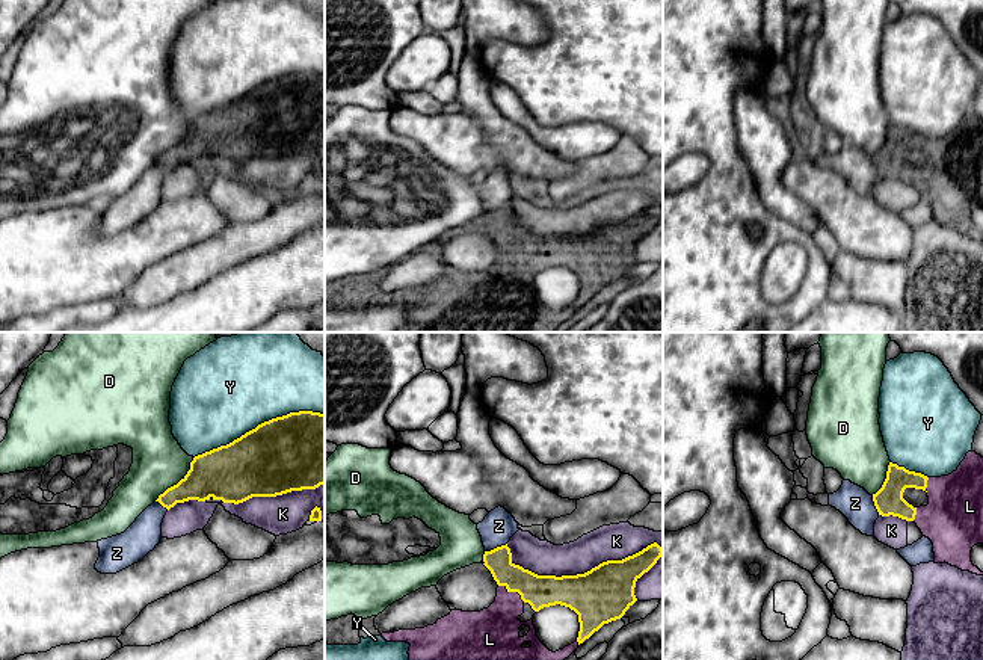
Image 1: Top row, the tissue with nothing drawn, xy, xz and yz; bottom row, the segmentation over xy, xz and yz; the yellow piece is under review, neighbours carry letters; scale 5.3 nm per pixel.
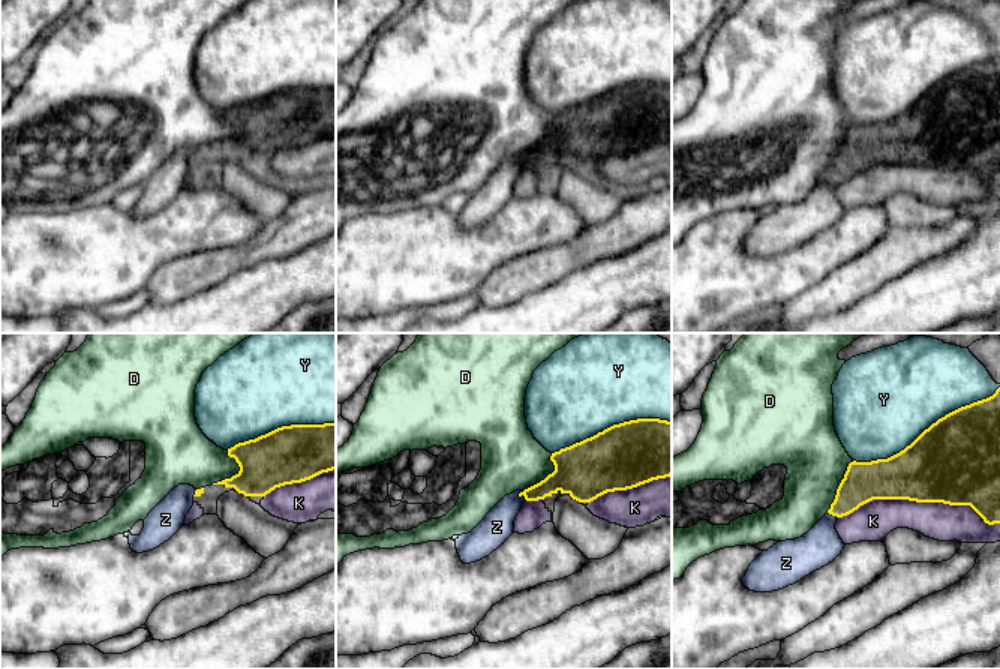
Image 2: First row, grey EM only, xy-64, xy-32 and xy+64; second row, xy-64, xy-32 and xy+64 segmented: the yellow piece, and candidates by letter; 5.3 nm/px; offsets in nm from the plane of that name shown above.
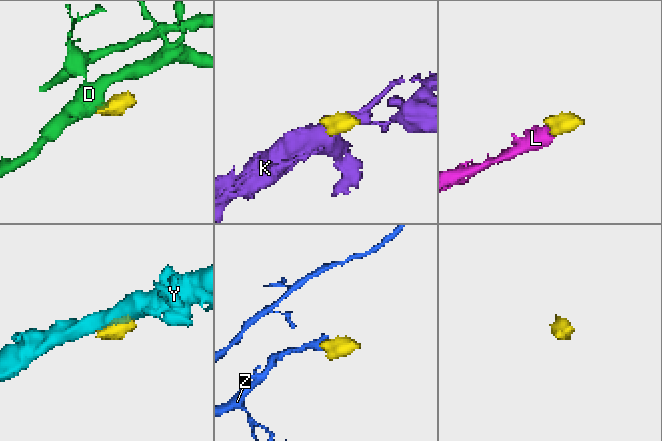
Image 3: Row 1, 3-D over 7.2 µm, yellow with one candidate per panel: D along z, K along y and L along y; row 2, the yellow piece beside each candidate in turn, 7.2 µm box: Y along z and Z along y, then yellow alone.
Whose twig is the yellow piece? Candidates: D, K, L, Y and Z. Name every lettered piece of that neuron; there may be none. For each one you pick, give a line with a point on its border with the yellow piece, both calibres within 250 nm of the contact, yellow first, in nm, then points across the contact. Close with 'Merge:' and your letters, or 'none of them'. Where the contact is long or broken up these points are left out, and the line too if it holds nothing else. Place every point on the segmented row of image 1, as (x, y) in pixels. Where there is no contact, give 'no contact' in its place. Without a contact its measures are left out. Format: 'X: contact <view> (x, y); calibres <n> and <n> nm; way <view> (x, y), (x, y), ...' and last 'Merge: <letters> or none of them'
L: contact xz (512, 591); calibres 180 and 280 nm
Merge: L

